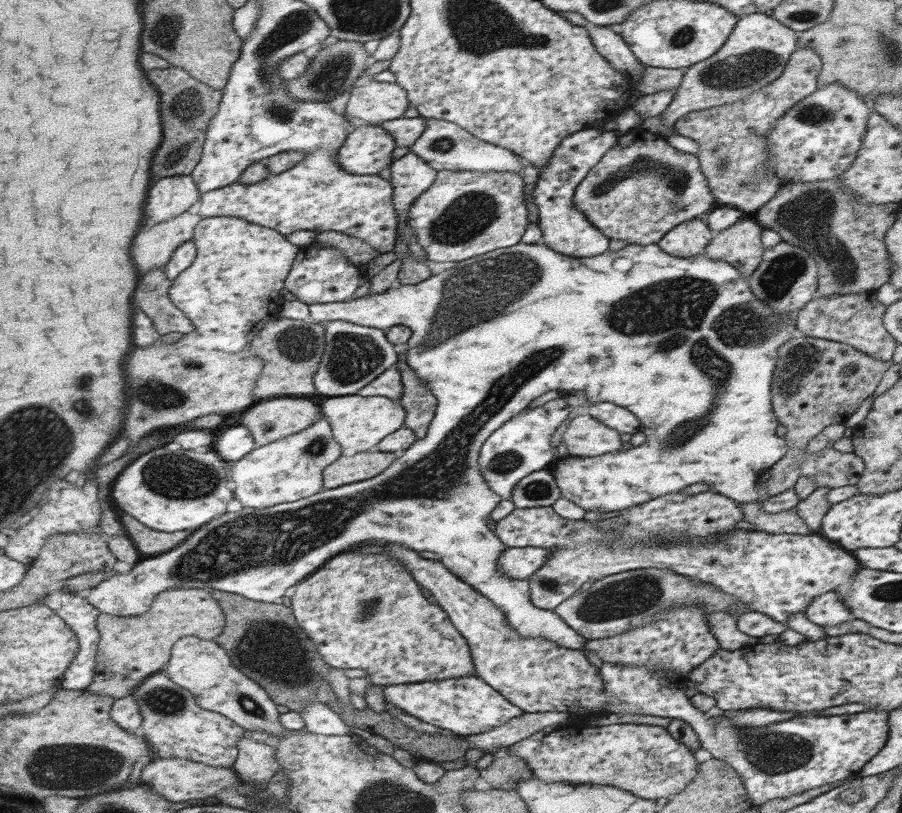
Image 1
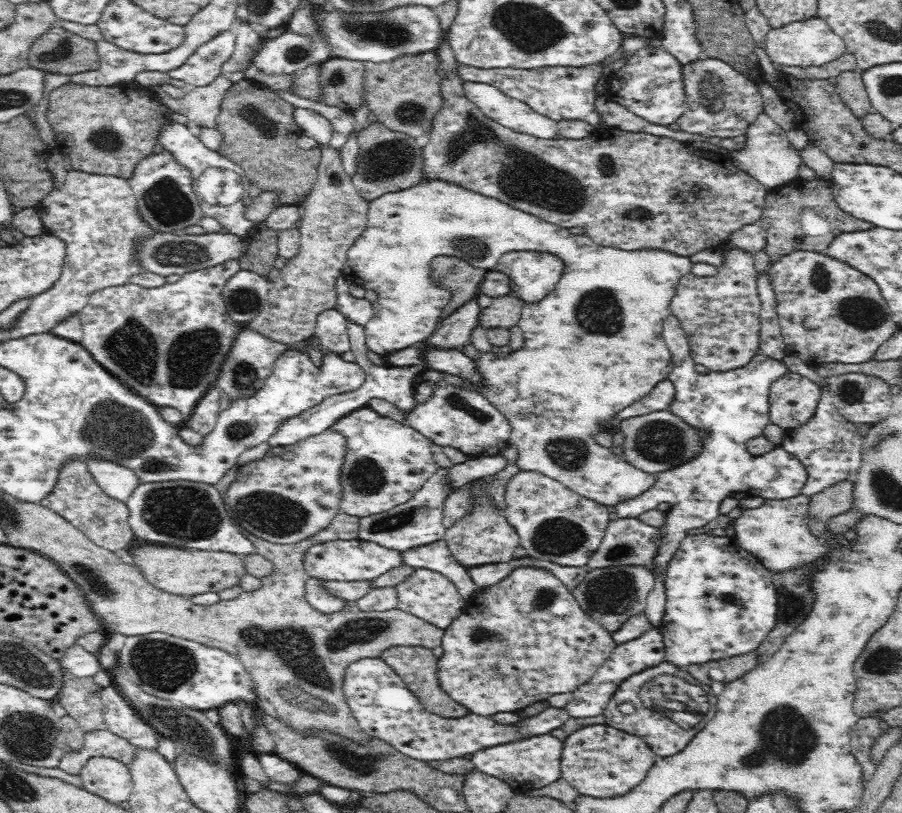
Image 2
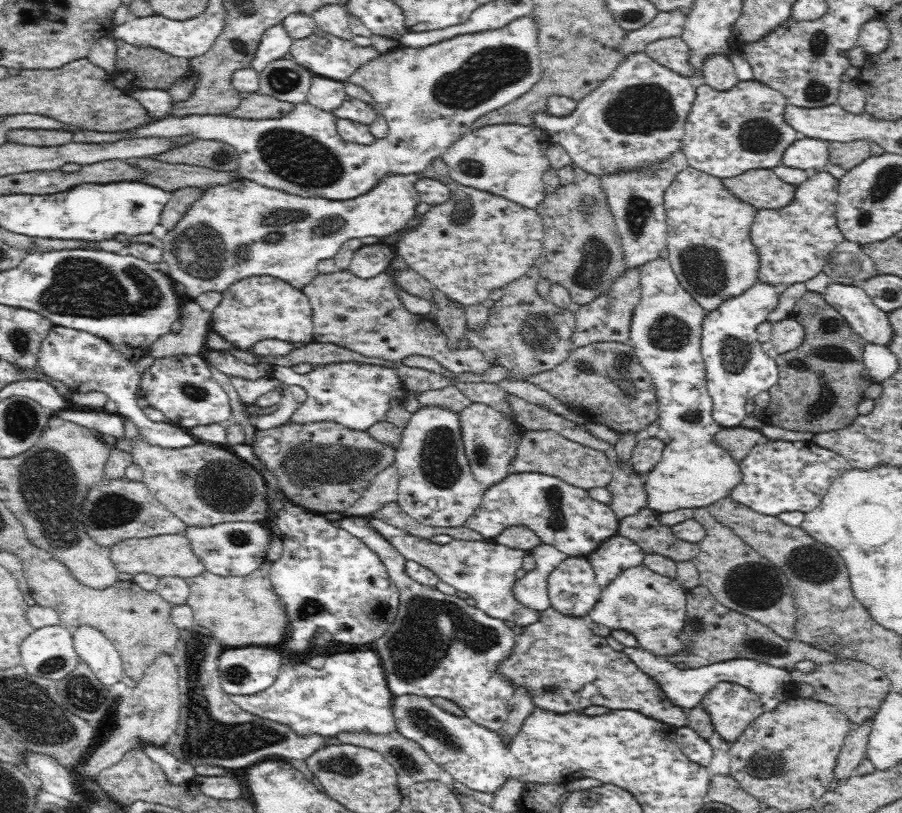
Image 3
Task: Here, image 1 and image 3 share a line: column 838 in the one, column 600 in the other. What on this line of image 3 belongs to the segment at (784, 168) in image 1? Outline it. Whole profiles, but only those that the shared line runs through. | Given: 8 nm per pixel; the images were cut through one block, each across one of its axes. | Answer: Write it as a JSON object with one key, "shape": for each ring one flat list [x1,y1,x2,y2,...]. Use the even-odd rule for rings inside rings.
{"shape":[[620,68,588,96,577,102,572,114,558,118,549,114,537,114,534,126,548,134,553,144,559,143,573,160,573,165,596,176,613,174,618,170,651,169,656,162,668,159,680,151,684,126,692,104,695,102,696,82,682,77,672,70,660,68]]}

